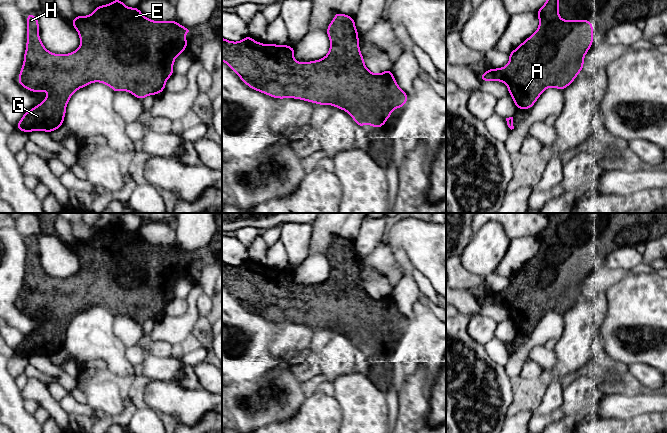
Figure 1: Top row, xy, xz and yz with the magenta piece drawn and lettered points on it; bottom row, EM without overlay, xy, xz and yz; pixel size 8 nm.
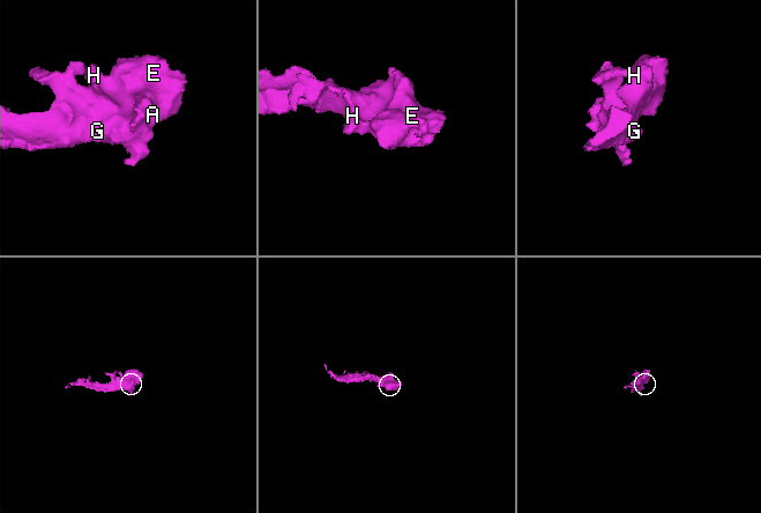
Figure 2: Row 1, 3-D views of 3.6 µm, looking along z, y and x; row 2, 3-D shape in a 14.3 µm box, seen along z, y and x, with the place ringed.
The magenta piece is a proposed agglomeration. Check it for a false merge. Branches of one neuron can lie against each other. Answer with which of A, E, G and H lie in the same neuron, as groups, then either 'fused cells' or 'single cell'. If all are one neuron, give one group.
A E G H; single cell

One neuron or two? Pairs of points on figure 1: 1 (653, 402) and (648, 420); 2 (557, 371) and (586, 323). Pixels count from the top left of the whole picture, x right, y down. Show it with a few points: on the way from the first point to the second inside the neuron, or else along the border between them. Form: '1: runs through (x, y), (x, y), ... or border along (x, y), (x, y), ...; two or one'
1: border along (656, 411), (633, 415), (627, 419); two
2: runs through (569, 359), (579, 341), (580, 335); one

